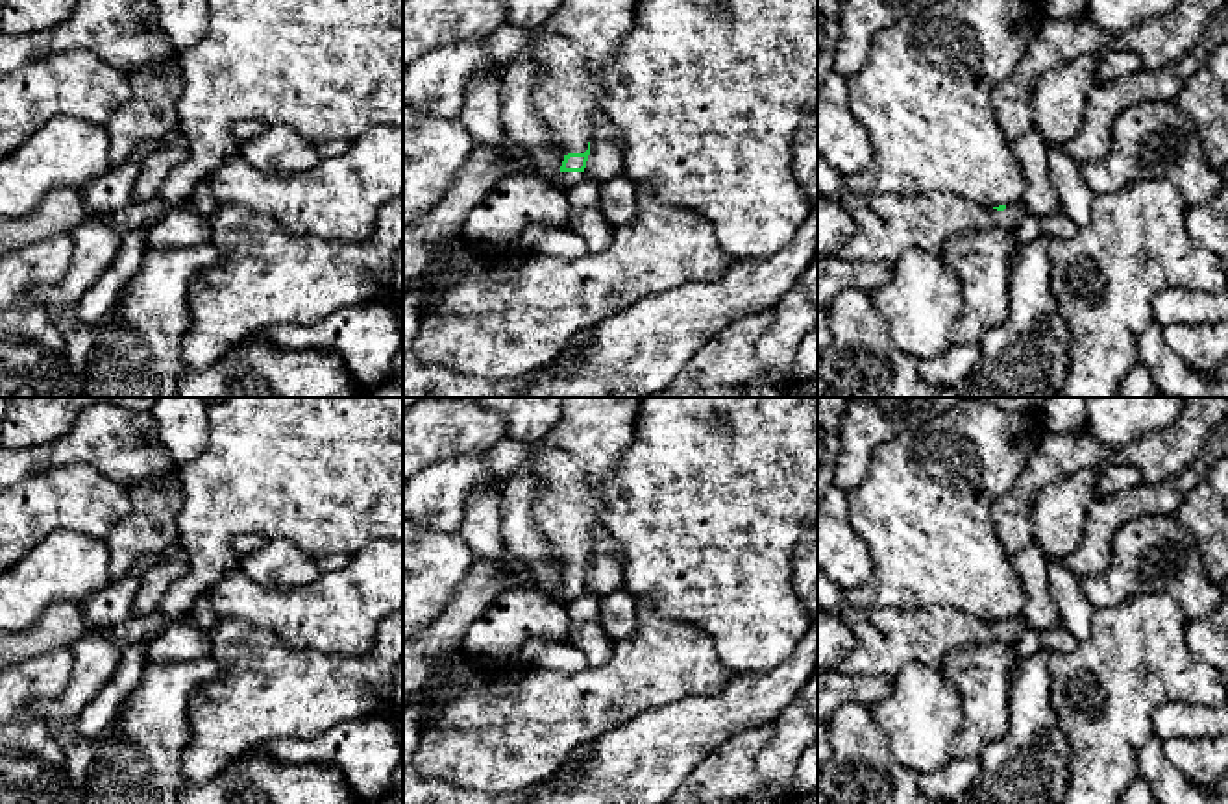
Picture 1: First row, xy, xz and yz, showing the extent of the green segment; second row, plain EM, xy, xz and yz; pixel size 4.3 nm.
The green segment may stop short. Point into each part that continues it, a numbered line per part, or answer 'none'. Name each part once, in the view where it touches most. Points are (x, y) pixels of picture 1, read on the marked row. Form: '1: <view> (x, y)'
1: xz (574, 48)

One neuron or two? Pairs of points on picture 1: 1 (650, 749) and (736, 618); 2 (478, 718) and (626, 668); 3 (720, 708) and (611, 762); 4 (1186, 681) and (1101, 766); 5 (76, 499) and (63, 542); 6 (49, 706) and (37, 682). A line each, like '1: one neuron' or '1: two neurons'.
1: two neurons
2: one neuron
3: one neuron
4: one neuron
5: two neurons
6: two neurons

